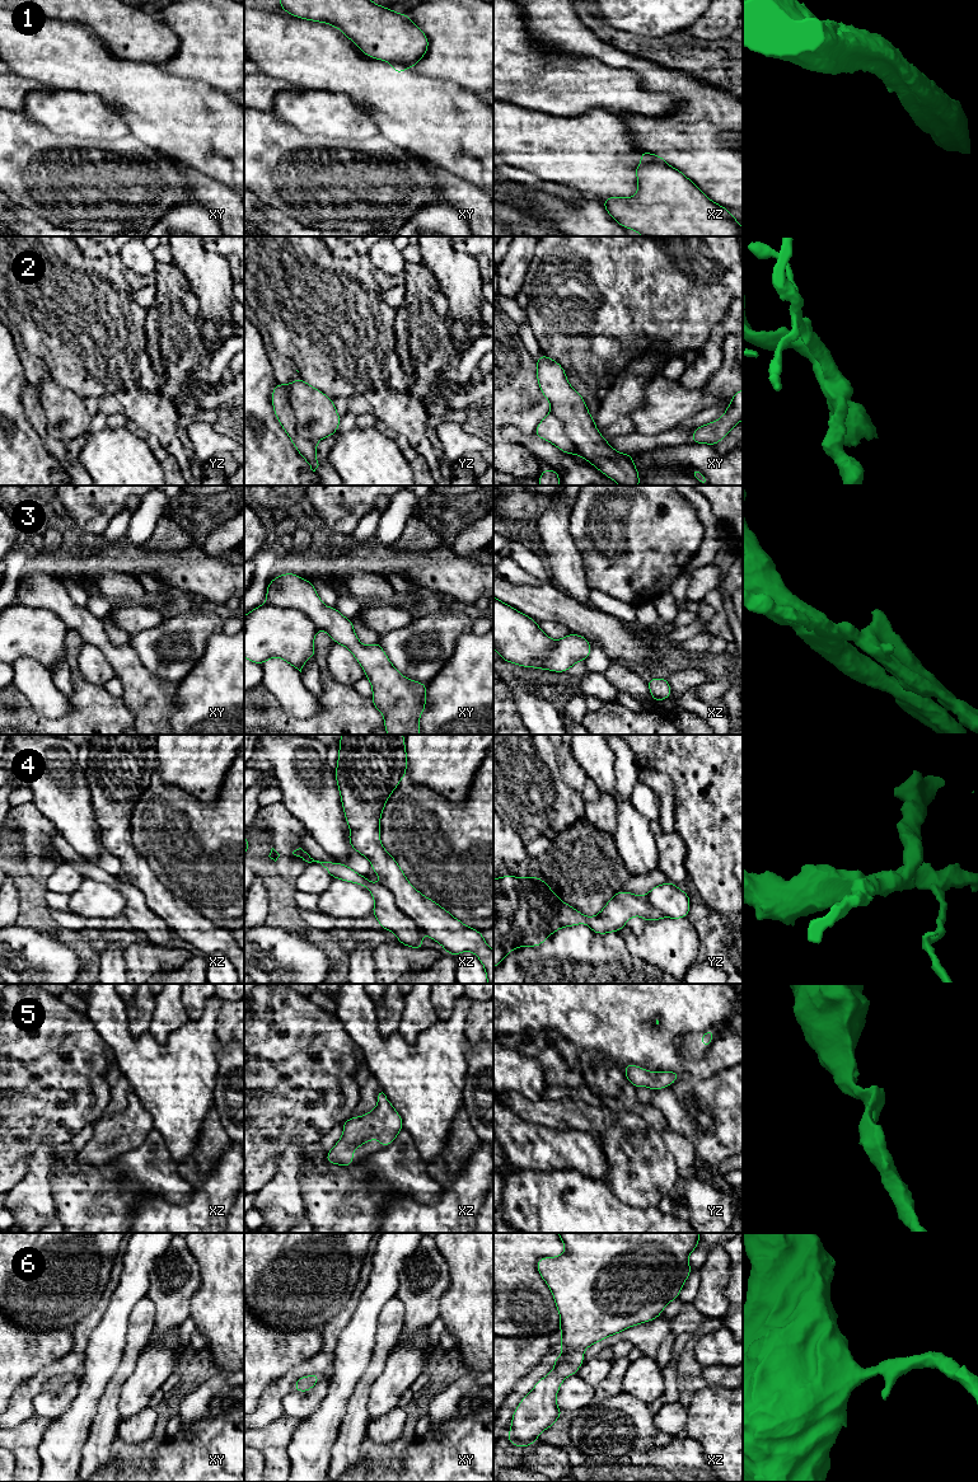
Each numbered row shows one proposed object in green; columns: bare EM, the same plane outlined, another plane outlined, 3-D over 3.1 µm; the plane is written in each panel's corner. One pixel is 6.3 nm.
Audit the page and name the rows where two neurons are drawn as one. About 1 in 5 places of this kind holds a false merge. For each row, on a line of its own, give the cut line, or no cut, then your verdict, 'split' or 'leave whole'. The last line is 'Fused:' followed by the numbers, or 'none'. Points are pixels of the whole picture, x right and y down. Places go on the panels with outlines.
1: xy (389, 61), (407, 64), (412, 67) | split
2: yz (285, 385), (296, 432), (304, 439), (316, 441) | split
3: xy (267, 601), (275, 605), (299, 609), (318, 629) | split
4: xz (382, 885), (391, 892), (394, 904), (421, 931) | split
5: no cut | leave whole
6: no cut | leave whole
Fused: 1, 2, 3, 4

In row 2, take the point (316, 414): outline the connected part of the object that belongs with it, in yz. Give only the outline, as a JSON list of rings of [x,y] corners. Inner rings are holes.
[[[301,376],[286,386],[300,437],[319,441],[337,432],[341,416],[331,398],[306,384]]]

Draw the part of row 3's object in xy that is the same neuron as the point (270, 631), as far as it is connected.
[[[266,602],[244,616],[244,657],[258,665],[279,657],[301,672],[304,663],[310,657],[315,657],[317,630],[314,623],[303,611]]]

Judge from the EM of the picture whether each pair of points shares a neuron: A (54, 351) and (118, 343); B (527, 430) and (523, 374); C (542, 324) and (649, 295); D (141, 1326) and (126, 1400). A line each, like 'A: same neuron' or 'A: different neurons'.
A: same neuron
B: same neuron
C: same neuron
D: different neurons

